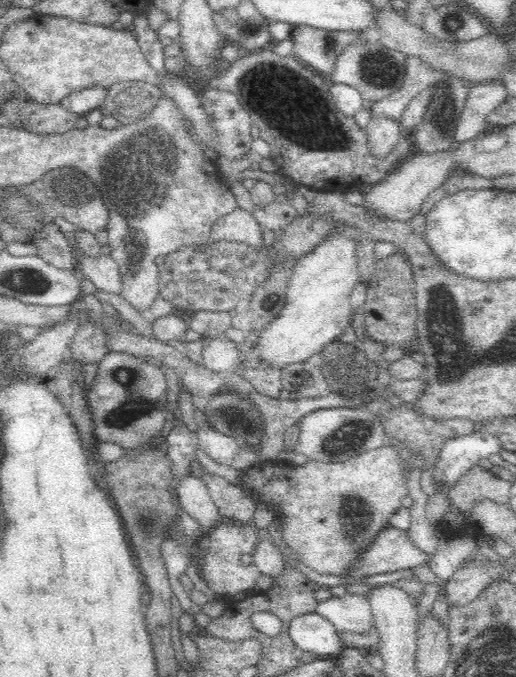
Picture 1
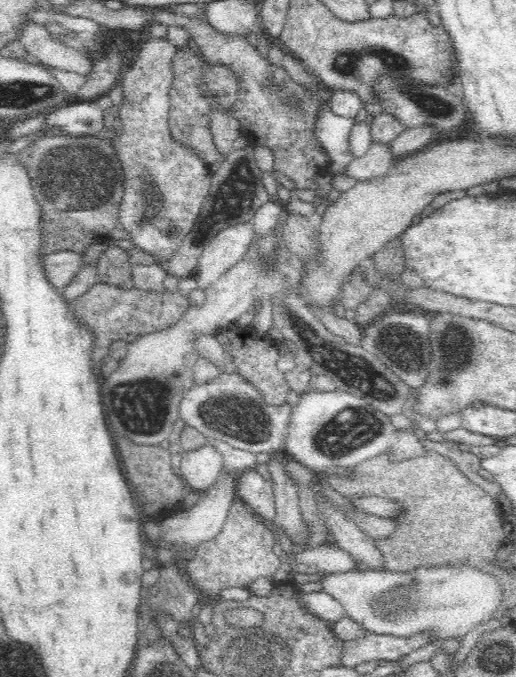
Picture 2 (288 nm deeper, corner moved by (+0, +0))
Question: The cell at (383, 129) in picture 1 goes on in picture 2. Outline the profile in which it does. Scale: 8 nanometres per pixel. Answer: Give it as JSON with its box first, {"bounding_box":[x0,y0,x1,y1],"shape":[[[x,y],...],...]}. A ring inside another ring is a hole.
{"bounding_box":[344,142,392,182],"shape":[[[374,142],[364,156],[360,156],[358,160],[352,160],[344,168],[344,176],[354,178],[356,182],[368,182],[372,178],[388,174],[390,166],[392,166],[392,154],[388,144]]]}

